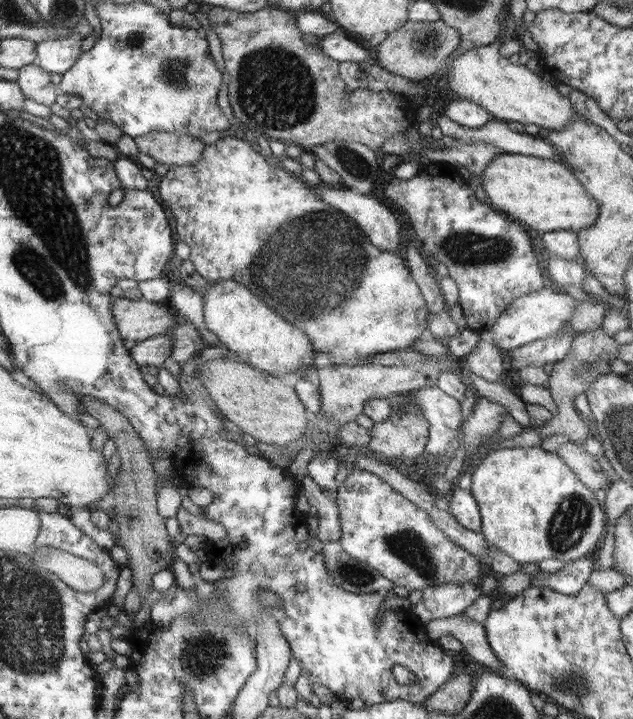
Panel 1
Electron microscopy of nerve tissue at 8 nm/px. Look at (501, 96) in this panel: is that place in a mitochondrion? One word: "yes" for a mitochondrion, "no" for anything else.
no

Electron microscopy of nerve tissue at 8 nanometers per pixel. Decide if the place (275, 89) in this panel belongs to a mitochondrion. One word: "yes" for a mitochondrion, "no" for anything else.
yes

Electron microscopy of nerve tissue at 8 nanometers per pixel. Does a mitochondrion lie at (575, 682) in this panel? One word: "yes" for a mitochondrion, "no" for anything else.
yes

